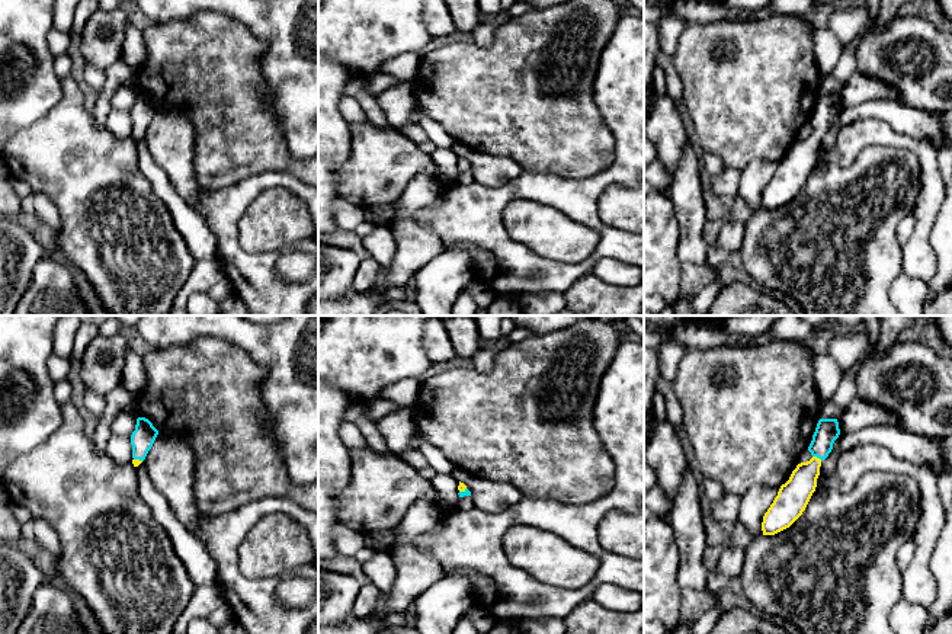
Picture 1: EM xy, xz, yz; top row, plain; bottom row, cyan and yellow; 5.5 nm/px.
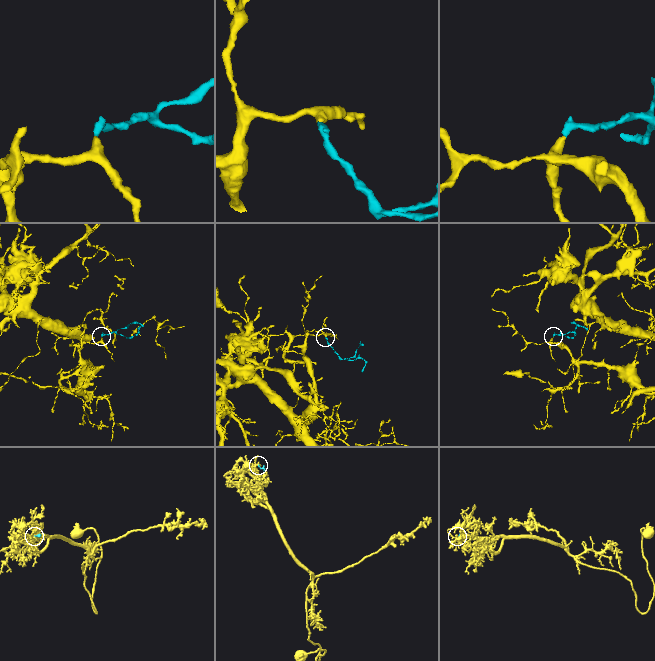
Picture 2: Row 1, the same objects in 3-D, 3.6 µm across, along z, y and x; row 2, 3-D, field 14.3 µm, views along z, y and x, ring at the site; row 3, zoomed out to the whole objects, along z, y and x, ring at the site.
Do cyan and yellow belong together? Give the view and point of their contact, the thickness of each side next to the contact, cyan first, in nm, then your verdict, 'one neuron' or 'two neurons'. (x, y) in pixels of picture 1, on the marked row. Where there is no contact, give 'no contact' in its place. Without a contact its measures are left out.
yz (817, 457) | 130/170 nm | one neuron

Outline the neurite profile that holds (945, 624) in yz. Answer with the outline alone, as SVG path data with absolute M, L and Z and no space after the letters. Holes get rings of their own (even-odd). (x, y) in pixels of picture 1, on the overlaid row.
M952 611L924 634L952 634Z

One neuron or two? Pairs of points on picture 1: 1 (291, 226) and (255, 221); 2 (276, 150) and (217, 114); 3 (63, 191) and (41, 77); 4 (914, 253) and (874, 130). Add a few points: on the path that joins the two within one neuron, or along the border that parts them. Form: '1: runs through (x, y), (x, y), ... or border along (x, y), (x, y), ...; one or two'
1: runs through (282, 221), (263, 221); one
2: runs through (262, 147), (250, 141), (231, 122); one
3: border along (61, 80), (61, 98), (44, 115), (21, 131); two
4: runs through (925, 217), (929, 202), (929, 163), (910, 143); one

